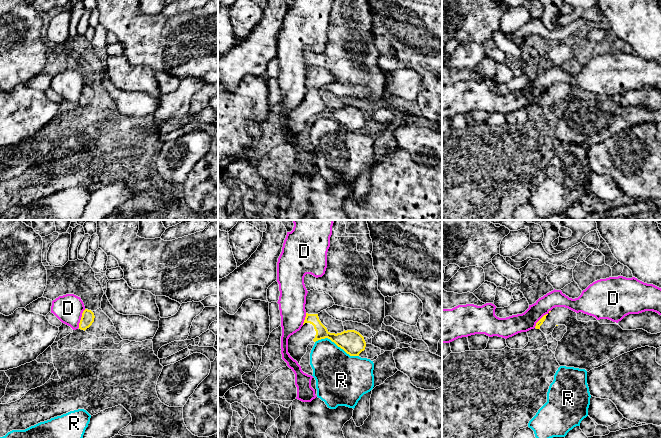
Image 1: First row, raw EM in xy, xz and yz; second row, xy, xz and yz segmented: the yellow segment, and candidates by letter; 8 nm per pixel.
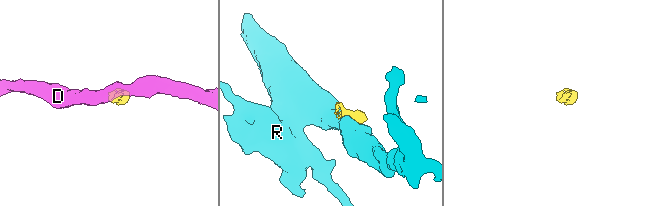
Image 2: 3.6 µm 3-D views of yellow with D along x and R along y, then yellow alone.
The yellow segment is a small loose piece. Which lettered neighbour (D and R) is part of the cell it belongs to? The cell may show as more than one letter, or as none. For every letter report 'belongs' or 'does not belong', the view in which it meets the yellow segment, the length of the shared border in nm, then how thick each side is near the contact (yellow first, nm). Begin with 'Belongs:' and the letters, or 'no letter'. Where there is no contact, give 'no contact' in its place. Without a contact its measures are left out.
Belongs: no letter
D: does not belong; meets yellow in yz; contact 190 nm long; 50 nm thick on the yellow side, 160 nm on the other
R: does not belong; meets yellow in xz; contact 380 nm long; 190 nm thick on the yellow side, 380 nm on the other

